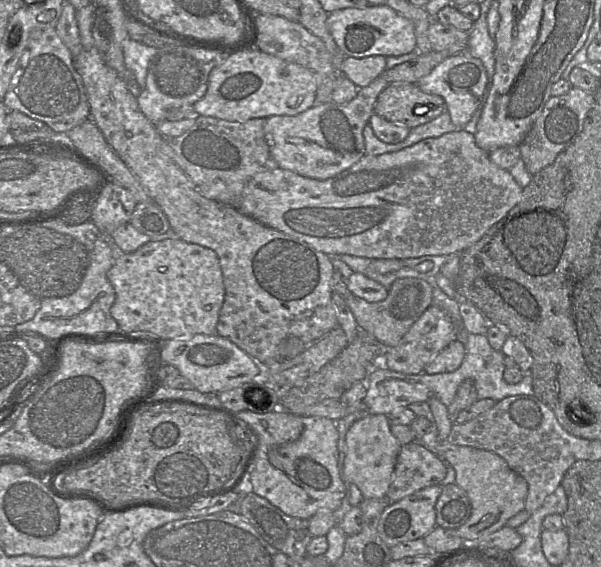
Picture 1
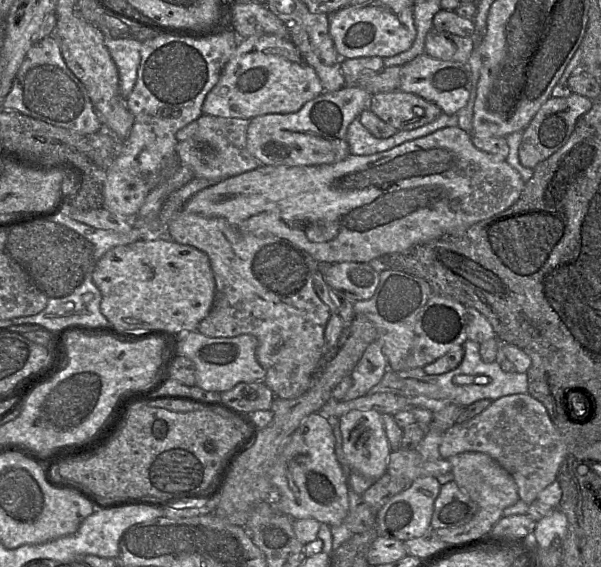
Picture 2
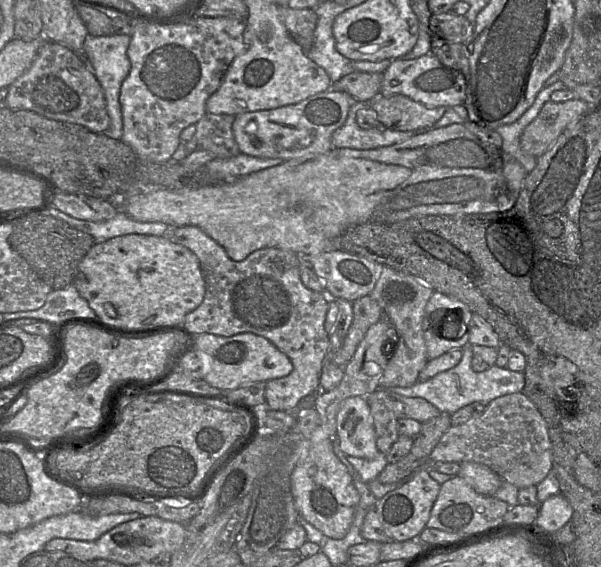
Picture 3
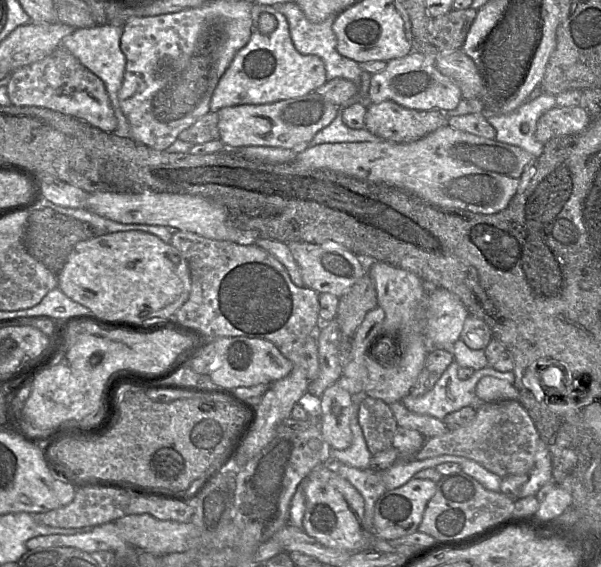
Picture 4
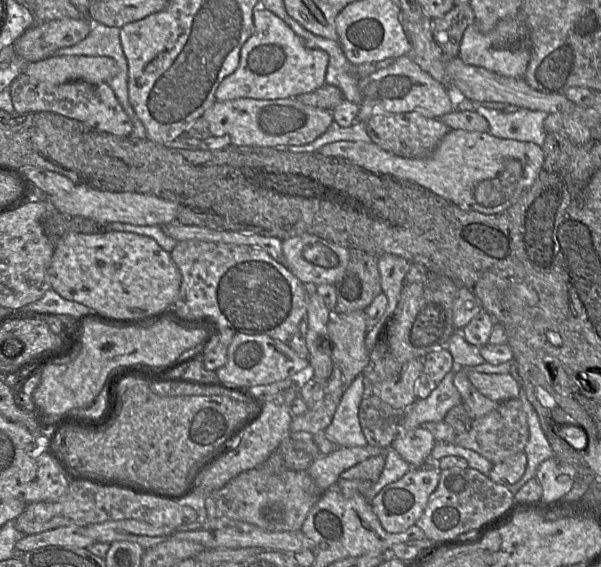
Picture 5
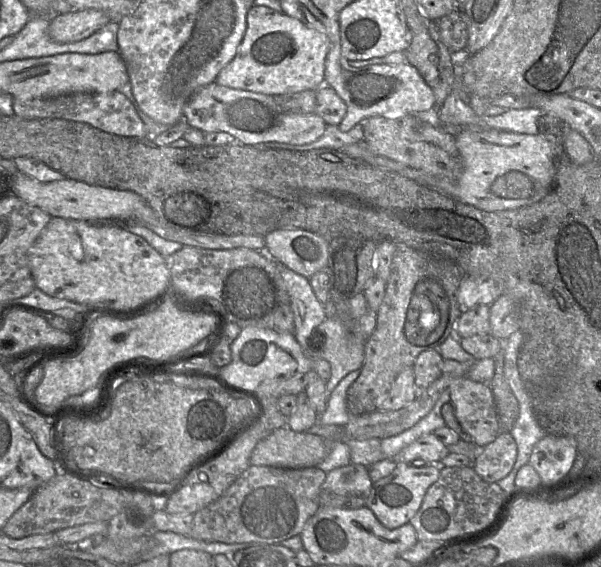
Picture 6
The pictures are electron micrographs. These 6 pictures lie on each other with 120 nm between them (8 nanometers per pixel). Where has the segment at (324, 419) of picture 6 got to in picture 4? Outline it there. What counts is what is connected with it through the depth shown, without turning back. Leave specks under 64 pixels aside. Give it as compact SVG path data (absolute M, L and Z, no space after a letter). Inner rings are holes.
M356 402L356 405L357 413L356 415L352 416L350 424L352 431L351 445L344 450L337 450L332 448L332 457L333 459L354 468L368 469L370 466L372 453L367 446L358 419L360 402Z

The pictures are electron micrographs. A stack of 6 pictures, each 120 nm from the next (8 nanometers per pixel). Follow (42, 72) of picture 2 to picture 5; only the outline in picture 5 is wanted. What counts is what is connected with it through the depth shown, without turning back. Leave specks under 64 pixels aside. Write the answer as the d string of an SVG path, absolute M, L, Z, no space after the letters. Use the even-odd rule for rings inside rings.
M21 72L9 89L14 109L18 113L55 112L116 136L130 136L133 130L131 119L119 103L113 89L106 82L70 81L51 85Z

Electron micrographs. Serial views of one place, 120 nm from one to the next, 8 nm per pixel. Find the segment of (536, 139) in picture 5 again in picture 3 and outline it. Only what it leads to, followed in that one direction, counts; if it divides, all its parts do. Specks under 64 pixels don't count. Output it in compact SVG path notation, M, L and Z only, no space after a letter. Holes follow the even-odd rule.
M558 81L543 88L536 96L533 104L515 122L498 127L497 132L502 137L502 149L512 155L527 172L531 172L537 163L537 158L525 153L520 146L520 139L524 129L538 115L543 105L548 102L551 95L558 90L565 89L565 85Z

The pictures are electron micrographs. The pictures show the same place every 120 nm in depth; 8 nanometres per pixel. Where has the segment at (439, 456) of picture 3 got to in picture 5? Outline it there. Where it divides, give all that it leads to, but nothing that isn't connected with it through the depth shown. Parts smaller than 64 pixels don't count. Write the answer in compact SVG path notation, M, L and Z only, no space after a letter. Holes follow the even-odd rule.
M517 398L500 402L494 410L481 418L473 420L470 431L456 434L450 443L473 450L494 465L517 453L524 452L528 439L529 426L527 416L521 401Z

